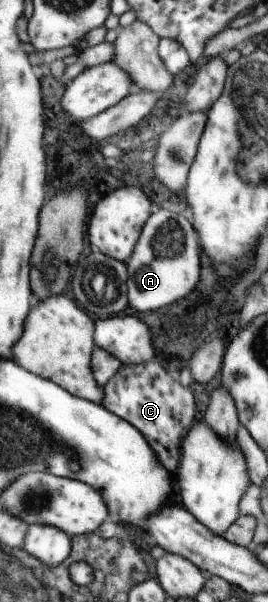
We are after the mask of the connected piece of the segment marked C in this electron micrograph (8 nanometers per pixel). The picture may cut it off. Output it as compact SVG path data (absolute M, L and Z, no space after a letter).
M152 359L148 363L122 364L103 391L101 405L136 427L164 469L174 473L181 465L182 443L196 415L195 399L189 387L181 385L177 377L170 375L159 362Z

